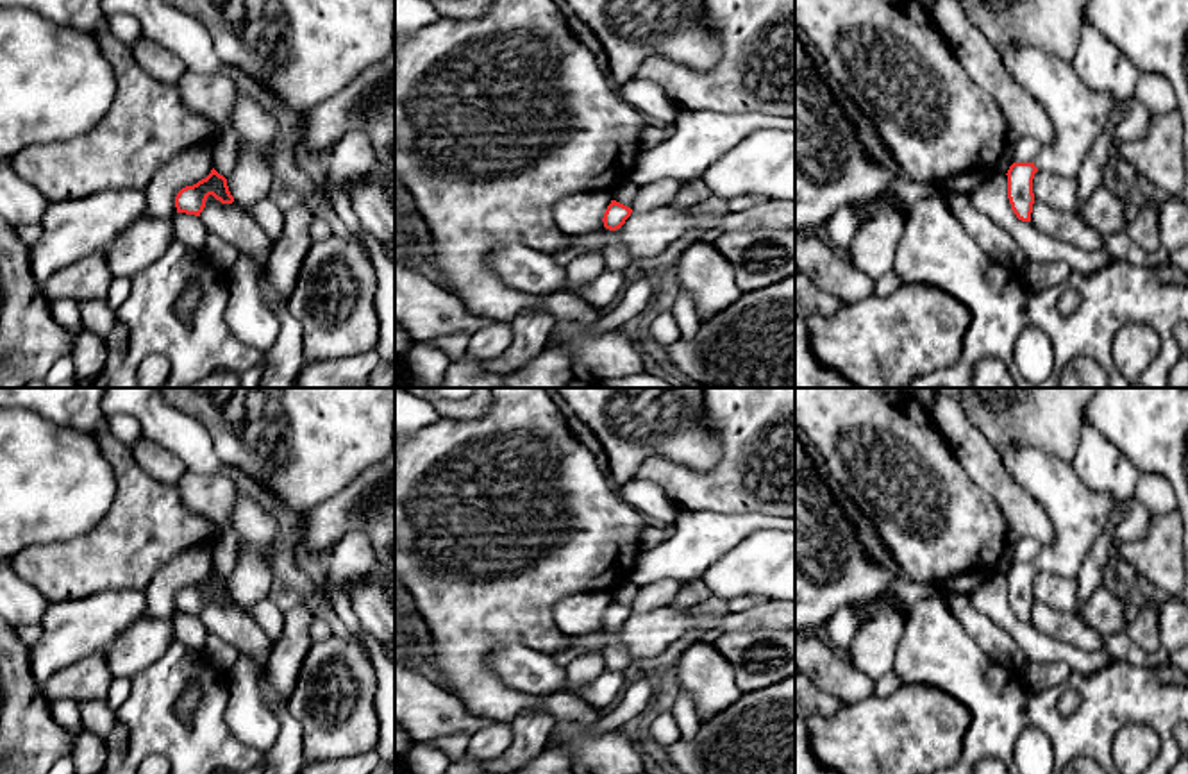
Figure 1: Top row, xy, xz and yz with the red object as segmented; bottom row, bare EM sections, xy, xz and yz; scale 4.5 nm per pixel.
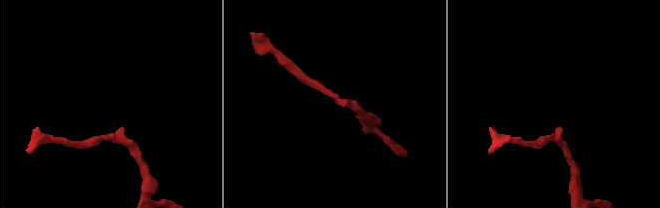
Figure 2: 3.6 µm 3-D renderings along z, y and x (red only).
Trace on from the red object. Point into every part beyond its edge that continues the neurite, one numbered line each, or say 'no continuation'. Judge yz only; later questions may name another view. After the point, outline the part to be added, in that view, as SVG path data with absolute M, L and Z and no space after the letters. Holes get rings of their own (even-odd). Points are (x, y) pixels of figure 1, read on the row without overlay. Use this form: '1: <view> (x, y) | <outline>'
1: yz (1079, 515) | M1018 447L1002 456L1009 475L1045 509L1056 536L1043 547L1034 567L1063 577L1075 577L1093 542L1109 533L1115 547L1143 538L1152 513L1134 499L1122 506L1122 518L1109 522L1117 502L1104 492L1090 490L1072 465L1034 447Z

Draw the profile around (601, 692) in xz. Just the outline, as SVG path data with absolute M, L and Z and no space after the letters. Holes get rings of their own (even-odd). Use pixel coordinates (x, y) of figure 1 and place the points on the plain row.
M606 670L579 688L581 697L597 710L609 706L627 688L625 672Z

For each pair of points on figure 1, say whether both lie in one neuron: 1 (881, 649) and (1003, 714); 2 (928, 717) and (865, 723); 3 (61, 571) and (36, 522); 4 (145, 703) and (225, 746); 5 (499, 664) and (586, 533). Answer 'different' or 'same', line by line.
1: different
2: same
3: different
4: same
5: different

